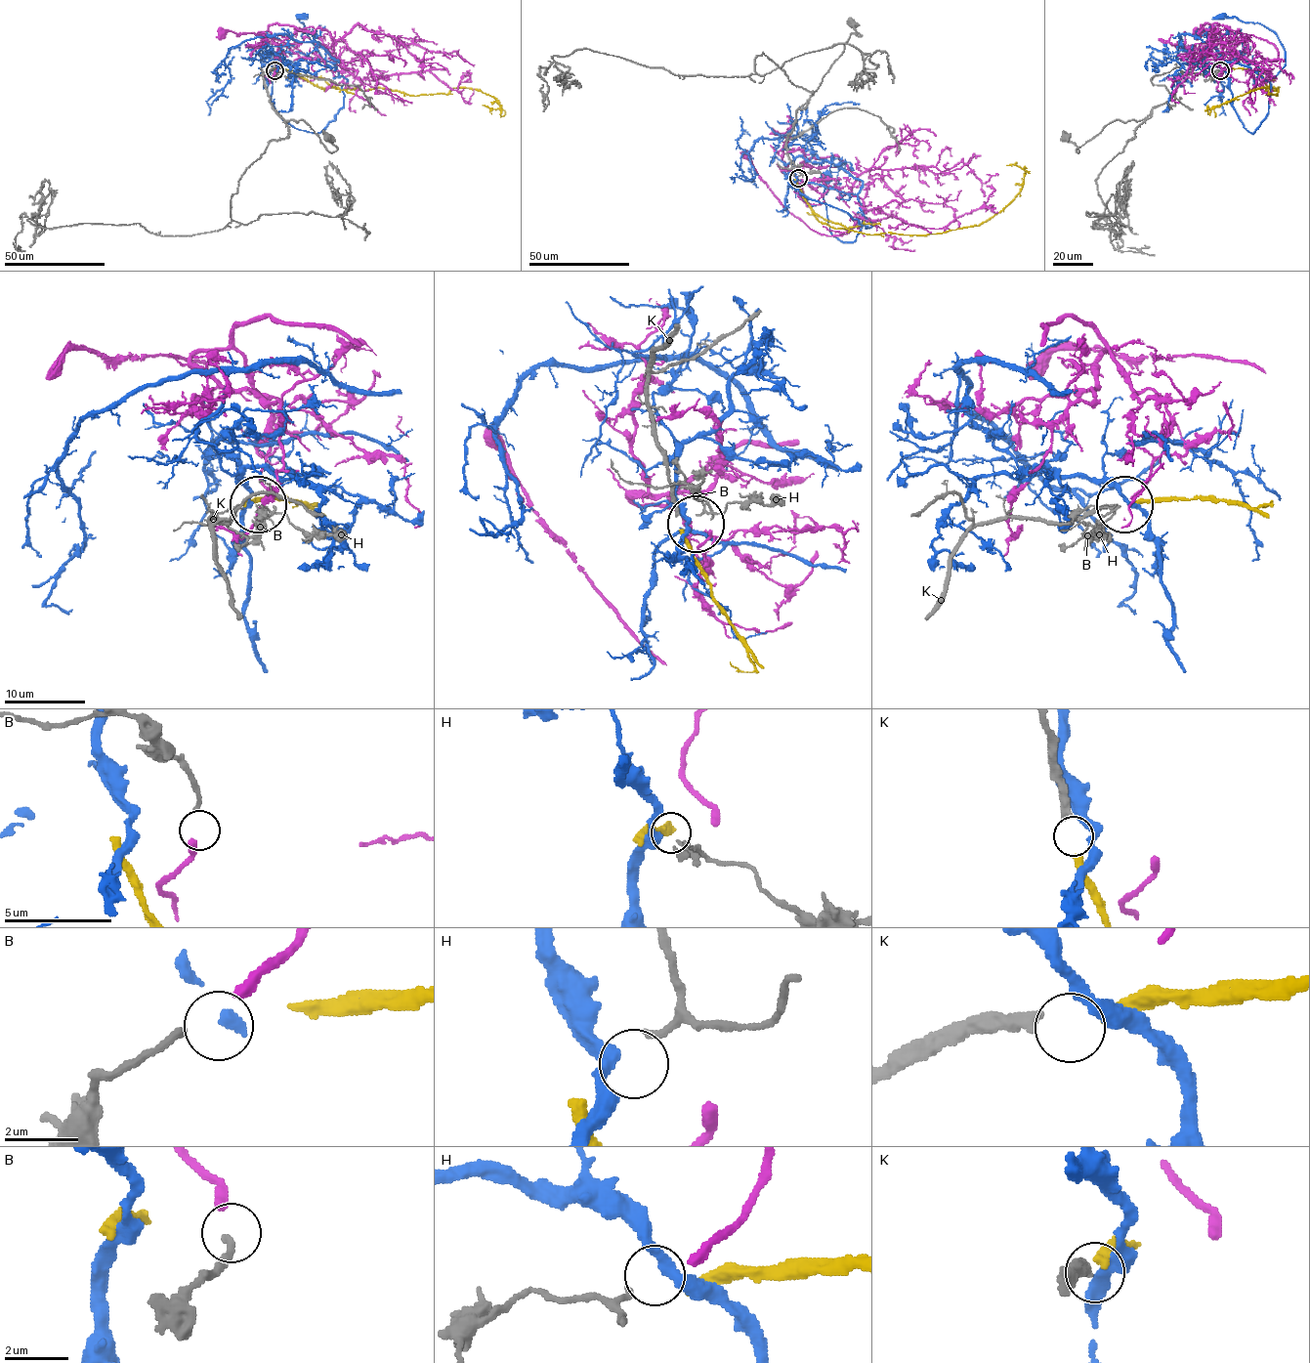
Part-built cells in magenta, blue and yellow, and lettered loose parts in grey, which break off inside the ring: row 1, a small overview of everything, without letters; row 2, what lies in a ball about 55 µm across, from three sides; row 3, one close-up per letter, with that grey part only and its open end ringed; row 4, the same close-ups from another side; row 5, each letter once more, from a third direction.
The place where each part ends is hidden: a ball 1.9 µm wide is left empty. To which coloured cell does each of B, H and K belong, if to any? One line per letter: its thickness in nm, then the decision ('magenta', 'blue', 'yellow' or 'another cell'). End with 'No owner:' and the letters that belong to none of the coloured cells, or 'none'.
B: 190 nm thick; magenta
H: 180 nm thick; another cell
K: 400 nm thick; yellow
No owner: H

